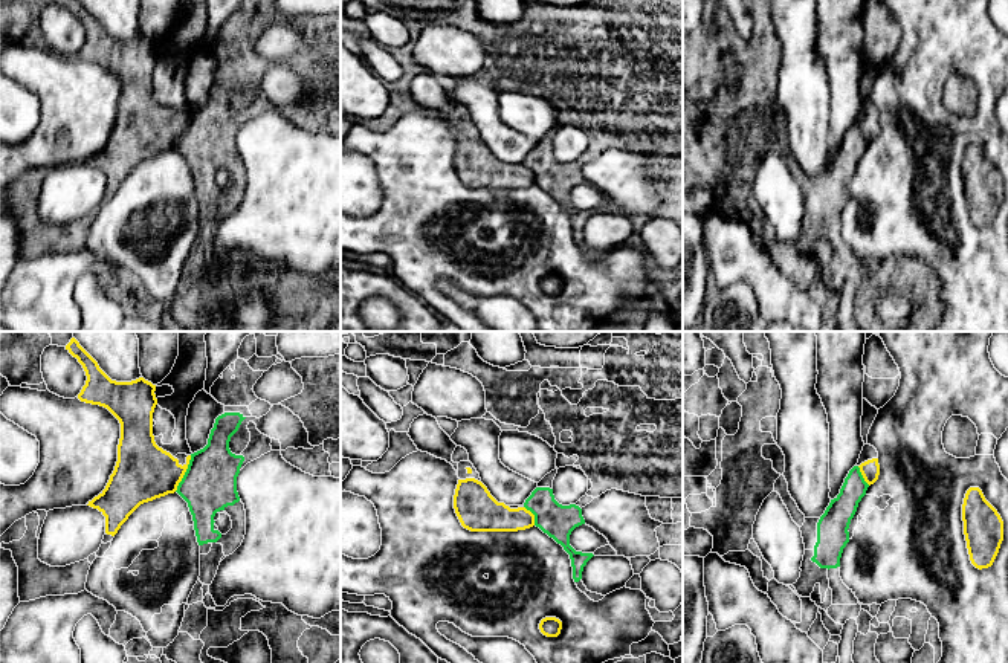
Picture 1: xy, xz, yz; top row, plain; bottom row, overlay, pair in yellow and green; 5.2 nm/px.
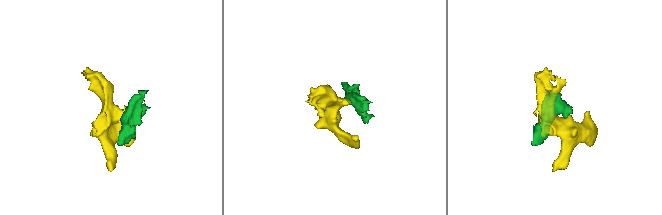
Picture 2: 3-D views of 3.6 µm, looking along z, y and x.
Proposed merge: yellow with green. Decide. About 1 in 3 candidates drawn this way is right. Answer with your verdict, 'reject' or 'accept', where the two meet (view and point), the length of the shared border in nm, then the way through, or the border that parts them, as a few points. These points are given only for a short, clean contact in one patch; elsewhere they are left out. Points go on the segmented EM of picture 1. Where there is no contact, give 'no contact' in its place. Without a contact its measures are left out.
accept; meets yellow in xy at (184, 474); contact 220 nm long; runs through xy (144, 471), (184, 474), (191, 481), (210, 485)

